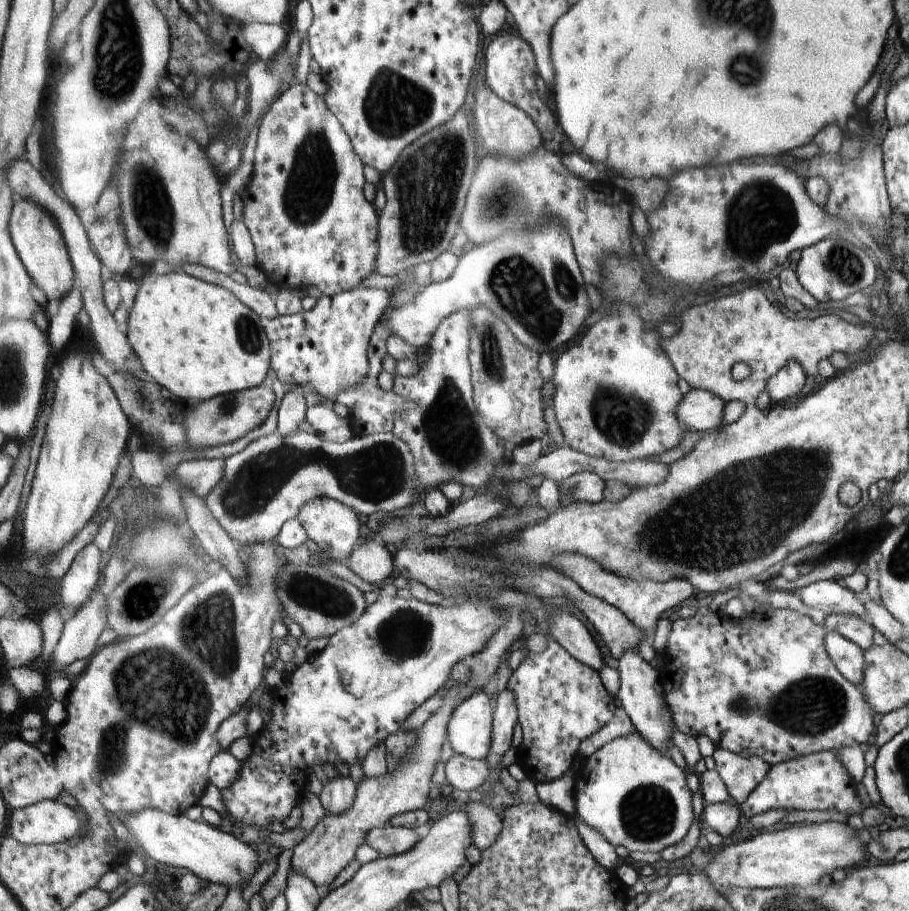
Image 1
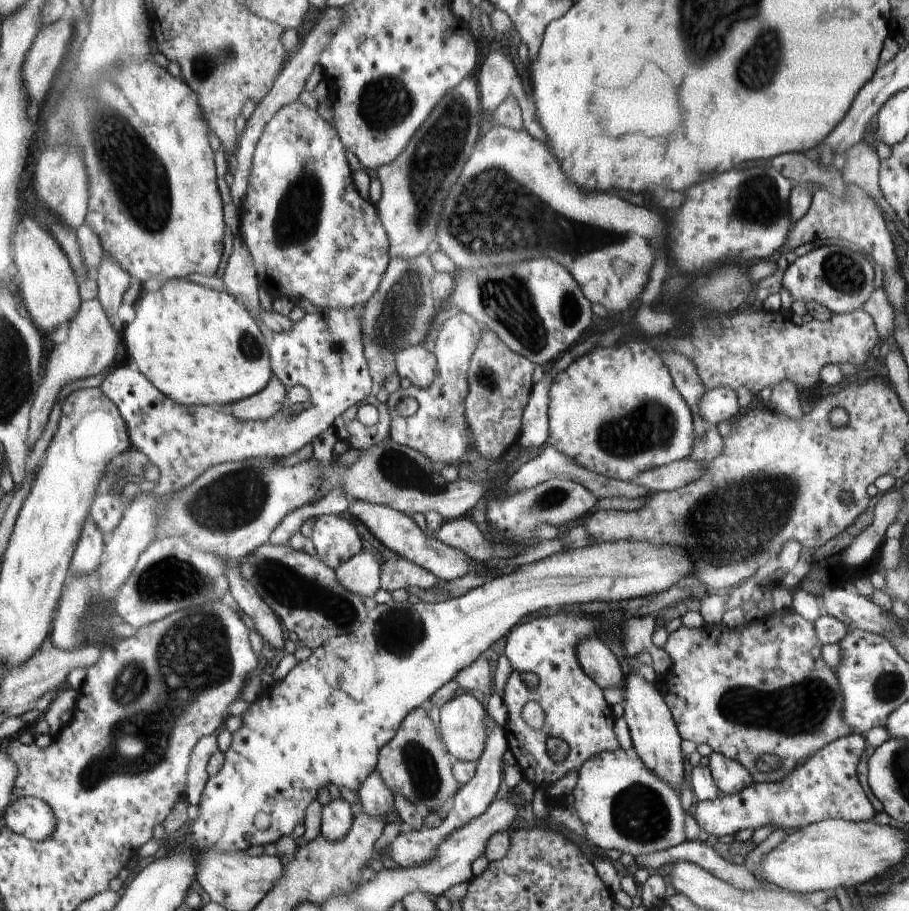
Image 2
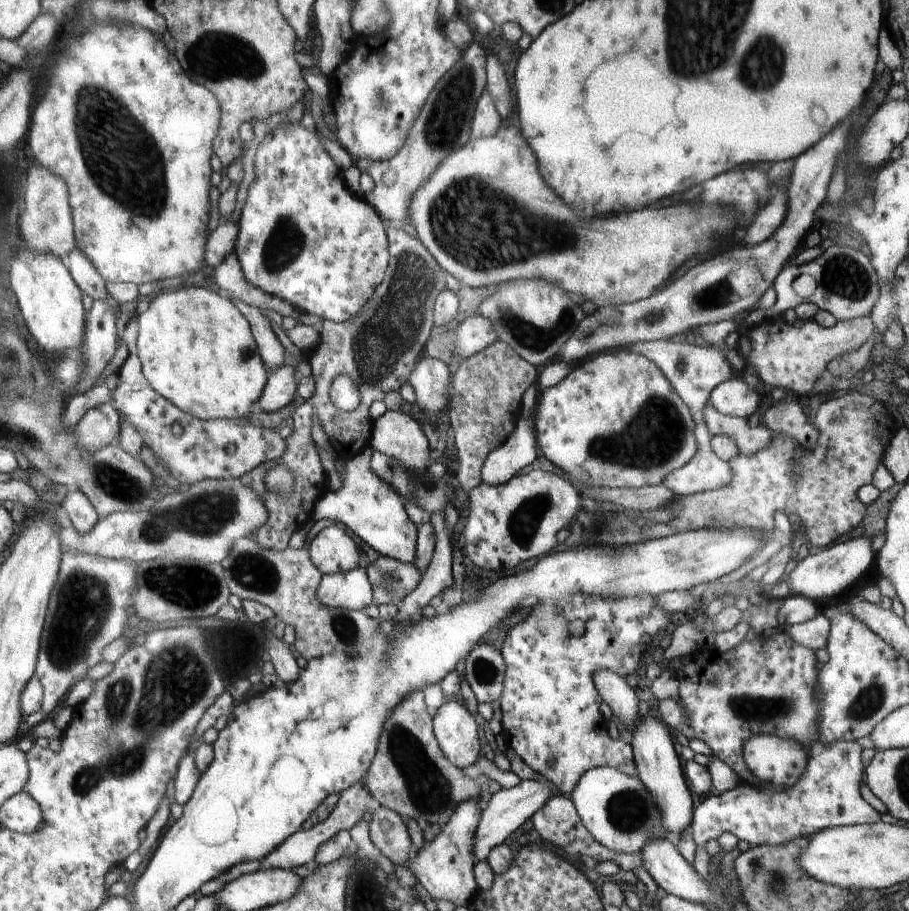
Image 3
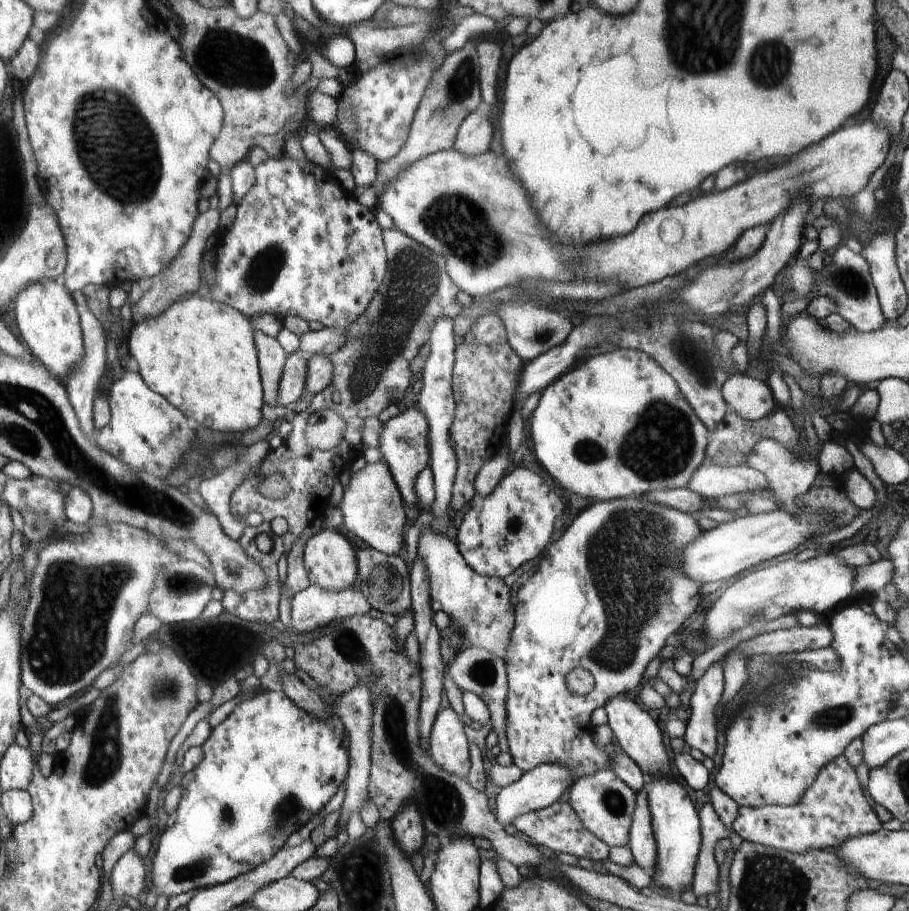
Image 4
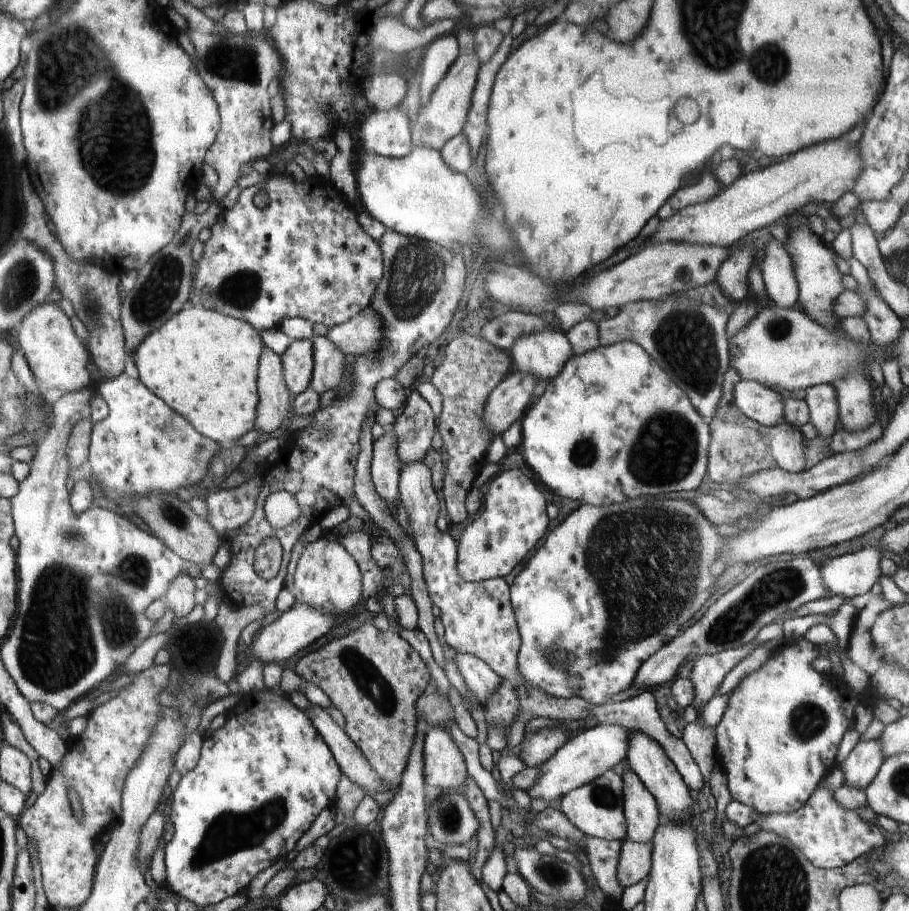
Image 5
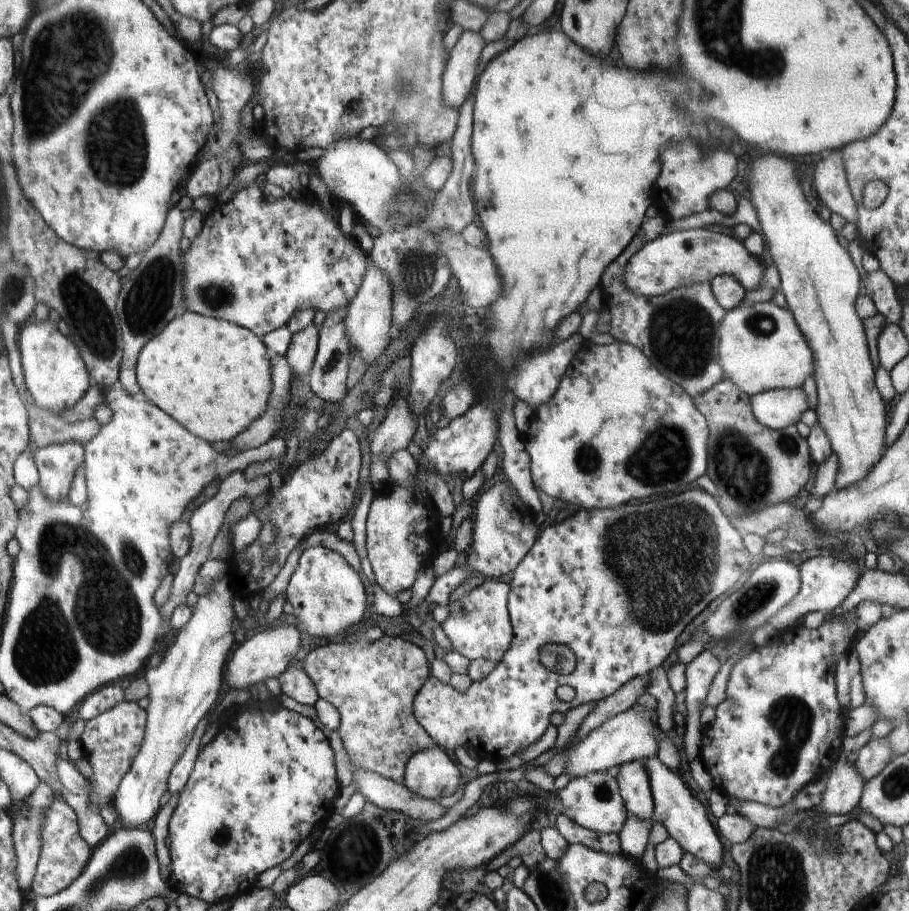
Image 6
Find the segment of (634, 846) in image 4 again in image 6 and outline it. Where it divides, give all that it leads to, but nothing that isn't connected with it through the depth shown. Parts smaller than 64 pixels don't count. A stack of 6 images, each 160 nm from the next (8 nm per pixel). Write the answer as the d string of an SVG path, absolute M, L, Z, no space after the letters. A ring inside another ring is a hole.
M630 761L620 765L615 778L618 780L628 816L652 820L655 801L651 779L644 762Z

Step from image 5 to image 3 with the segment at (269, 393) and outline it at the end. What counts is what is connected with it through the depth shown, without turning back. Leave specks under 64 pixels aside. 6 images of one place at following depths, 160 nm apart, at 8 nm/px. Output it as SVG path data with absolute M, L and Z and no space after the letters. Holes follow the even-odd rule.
M233 299L244 318L251 325L252 334L259 345L259 353L263 357L263 363L267 366L268 372L273 373L285 364L286 350L278 340L276 333L272 331L270 322L262 315L258 305L246 304L243 300Z

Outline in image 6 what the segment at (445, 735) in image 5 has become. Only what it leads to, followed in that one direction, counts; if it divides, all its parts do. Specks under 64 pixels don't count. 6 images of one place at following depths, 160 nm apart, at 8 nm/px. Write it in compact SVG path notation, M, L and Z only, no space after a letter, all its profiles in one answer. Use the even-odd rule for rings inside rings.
M434 744L425 751L417 752L407 762L400 782L425 799L450 796L458 788L460 771L442 749Z

